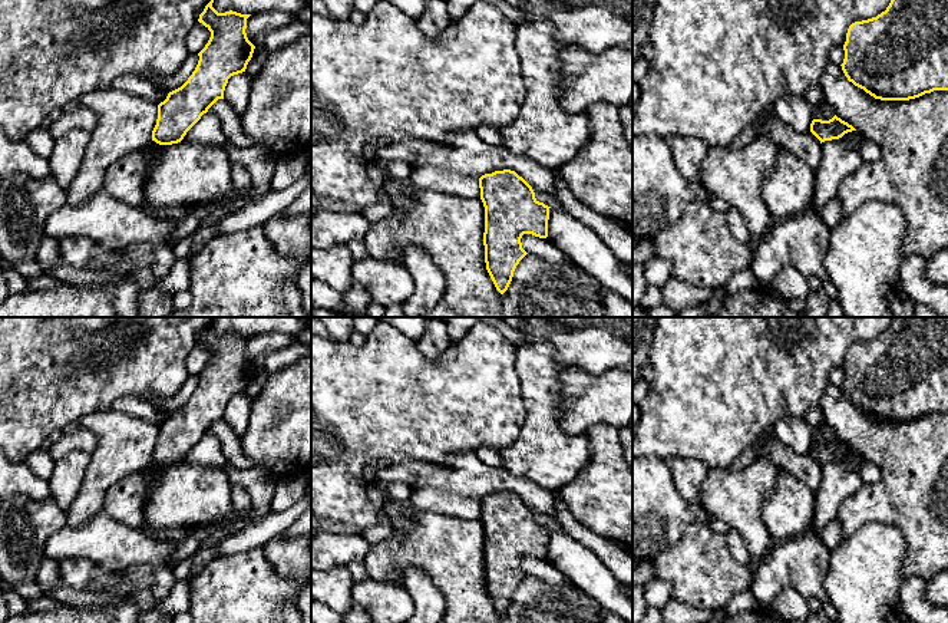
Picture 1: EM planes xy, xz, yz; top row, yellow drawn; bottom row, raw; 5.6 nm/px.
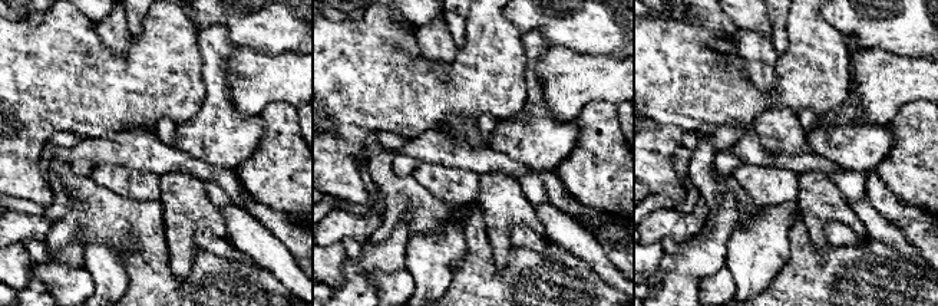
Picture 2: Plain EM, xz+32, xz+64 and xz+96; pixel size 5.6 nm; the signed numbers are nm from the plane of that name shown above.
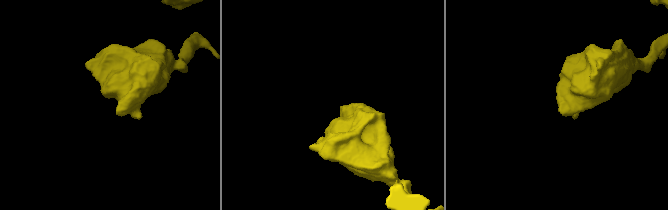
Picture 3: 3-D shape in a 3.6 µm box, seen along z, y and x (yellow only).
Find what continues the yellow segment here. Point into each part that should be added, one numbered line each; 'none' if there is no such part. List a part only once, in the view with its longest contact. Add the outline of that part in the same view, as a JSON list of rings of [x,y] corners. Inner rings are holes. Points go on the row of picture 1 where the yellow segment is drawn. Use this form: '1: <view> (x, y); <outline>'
none

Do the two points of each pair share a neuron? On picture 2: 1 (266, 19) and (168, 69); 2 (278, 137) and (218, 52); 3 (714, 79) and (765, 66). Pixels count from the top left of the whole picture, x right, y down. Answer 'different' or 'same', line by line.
1: different
2: different
3: different

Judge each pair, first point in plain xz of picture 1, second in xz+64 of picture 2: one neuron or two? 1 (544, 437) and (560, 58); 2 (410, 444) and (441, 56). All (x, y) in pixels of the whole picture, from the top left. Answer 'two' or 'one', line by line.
1: two
2: two

